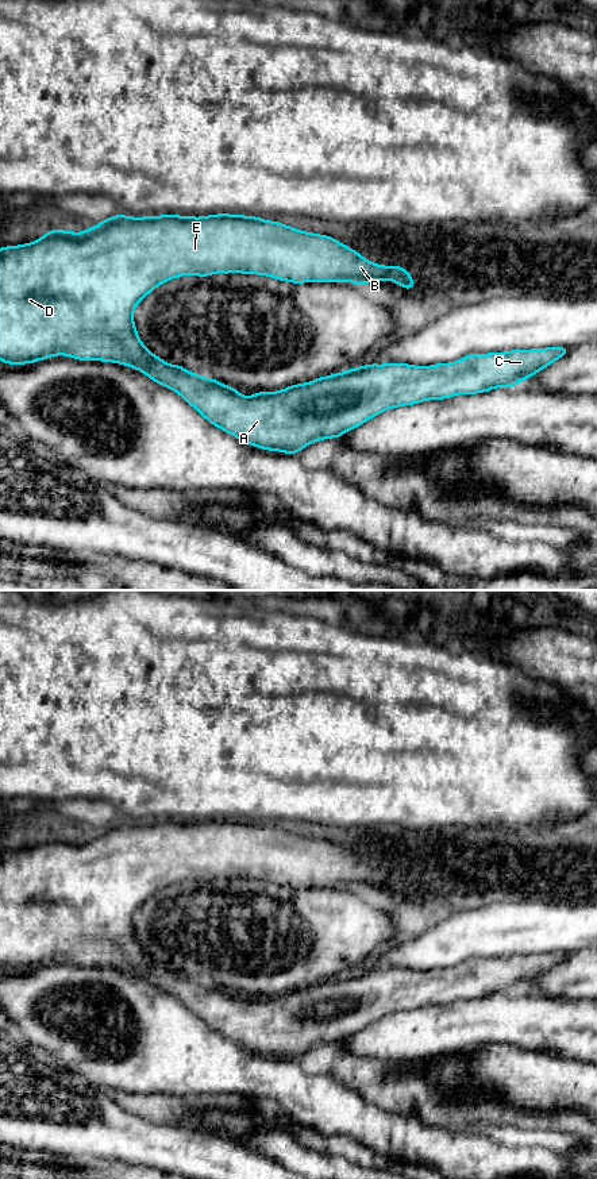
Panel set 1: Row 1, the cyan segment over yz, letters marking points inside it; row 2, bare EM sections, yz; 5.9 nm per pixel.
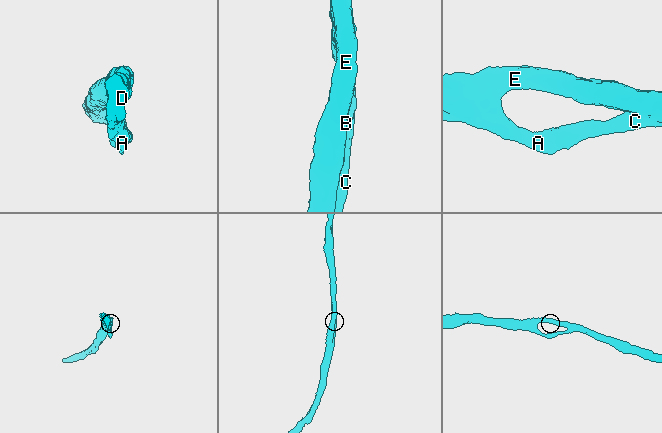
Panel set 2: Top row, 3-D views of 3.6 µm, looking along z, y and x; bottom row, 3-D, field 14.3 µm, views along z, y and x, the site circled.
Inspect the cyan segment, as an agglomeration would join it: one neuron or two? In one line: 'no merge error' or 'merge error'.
no merge error

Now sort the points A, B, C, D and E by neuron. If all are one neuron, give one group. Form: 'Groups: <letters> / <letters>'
Groups: A B C D E

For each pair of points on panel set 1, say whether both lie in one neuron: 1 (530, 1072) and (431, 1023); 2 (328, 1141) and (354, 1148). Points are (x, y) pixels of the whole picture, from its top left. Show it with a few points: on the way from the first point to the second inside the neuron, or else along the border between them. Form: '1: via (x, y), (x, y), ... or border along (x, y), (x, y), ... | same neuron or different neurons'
1: border along (507, 1043), (478, 1043), (462, 1050) | different neurons
2: via (335, 1145), (347, 1147) | same neuron

